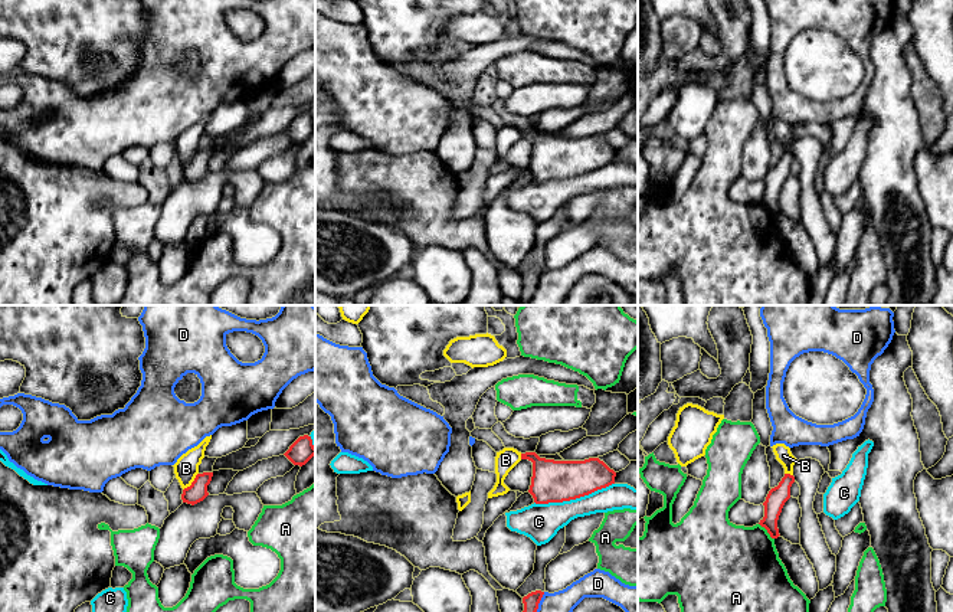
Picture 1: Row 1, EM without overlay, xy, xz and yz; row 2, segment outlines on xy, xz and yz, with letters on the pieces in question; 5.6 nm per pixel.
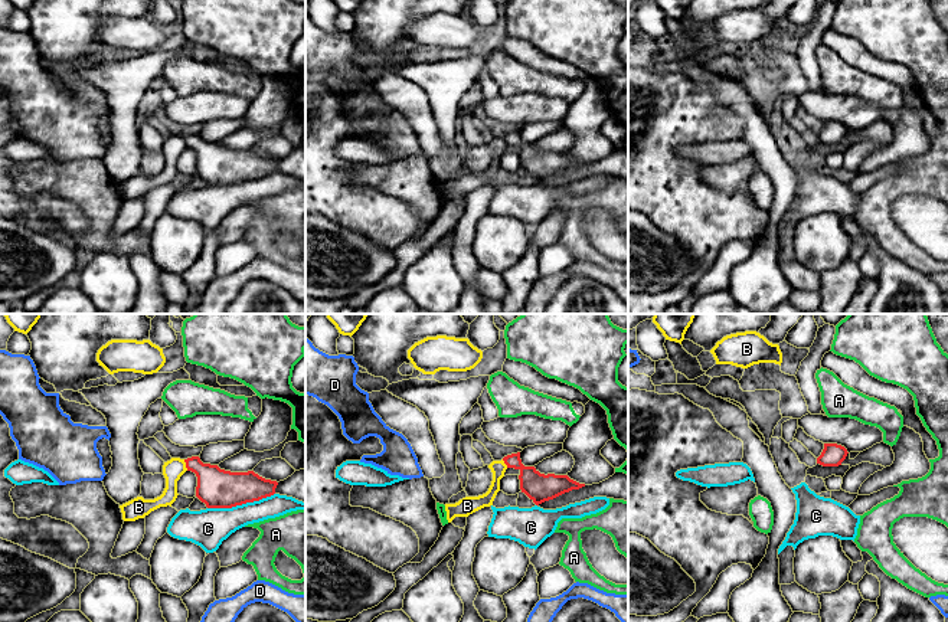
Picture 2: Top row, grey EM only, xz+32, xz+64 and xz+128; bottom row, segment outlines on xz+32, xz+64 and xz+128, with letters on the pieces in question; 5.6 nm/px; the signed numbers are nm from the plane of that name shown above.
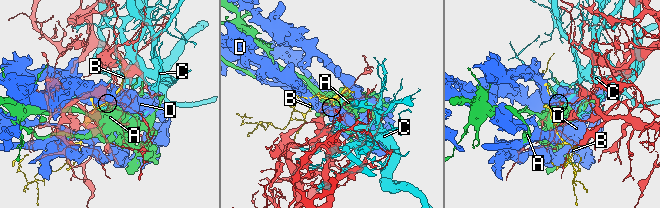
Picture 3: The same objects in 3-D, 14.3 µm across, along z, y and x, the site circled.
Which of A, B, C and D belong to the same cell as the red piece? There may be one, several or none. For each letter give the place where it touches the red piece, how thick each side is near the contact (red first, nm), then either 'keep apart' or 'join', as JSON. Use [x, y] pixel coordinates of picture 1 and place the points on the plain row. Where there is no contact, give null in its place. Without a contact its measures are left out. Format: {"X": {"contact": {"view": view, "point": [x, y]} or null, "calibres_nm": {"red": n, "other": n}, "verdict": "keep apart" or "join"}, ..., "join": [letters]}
{"A": {"contact": {"view": "yz", "point": [768, 209]}, "calibres_nm": {"red": 110, "other": 460}, "verdict": "keep apart"}, "B": {"contact": {"view": "xy", "point": [192, 160]}, "calibres_nm": {"red": 110, "other": 140}, "verdict": "keep apart"}, "C": {"contact": {"view": "xz", "point": [573, 176]}, "calibres_nm": {"red": 240, "other": 200}, "verdict": "keep apart"}, "D": {"contact": {"view": "xz", "point": [537, 285]}, "calibres_nm": {"red": 90, "other": 180}, "verdict": "keep apart"}, "join": []}

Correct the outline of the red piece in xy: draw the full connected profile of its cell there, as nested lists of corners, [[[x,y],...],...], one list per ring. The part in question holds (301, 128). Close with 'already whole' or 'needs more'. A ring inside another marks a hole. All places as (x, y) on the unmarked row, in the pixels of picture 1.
[[[299,114],[284,132],[294,143],[305,143],[315,132],[315,124],[312,122],[311,114]]]; already whole

